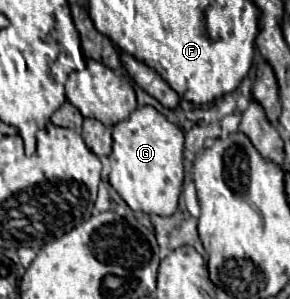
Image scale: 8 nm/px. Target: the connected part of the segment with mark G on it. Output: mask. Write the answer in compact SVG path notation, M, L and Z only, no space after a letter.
M154 106L136 108L128 122L122 120L112 130L114 146L110 154L110 184L122 200L144 214L172 216L178 208L178 196L184 180L184 132L172 124Z

